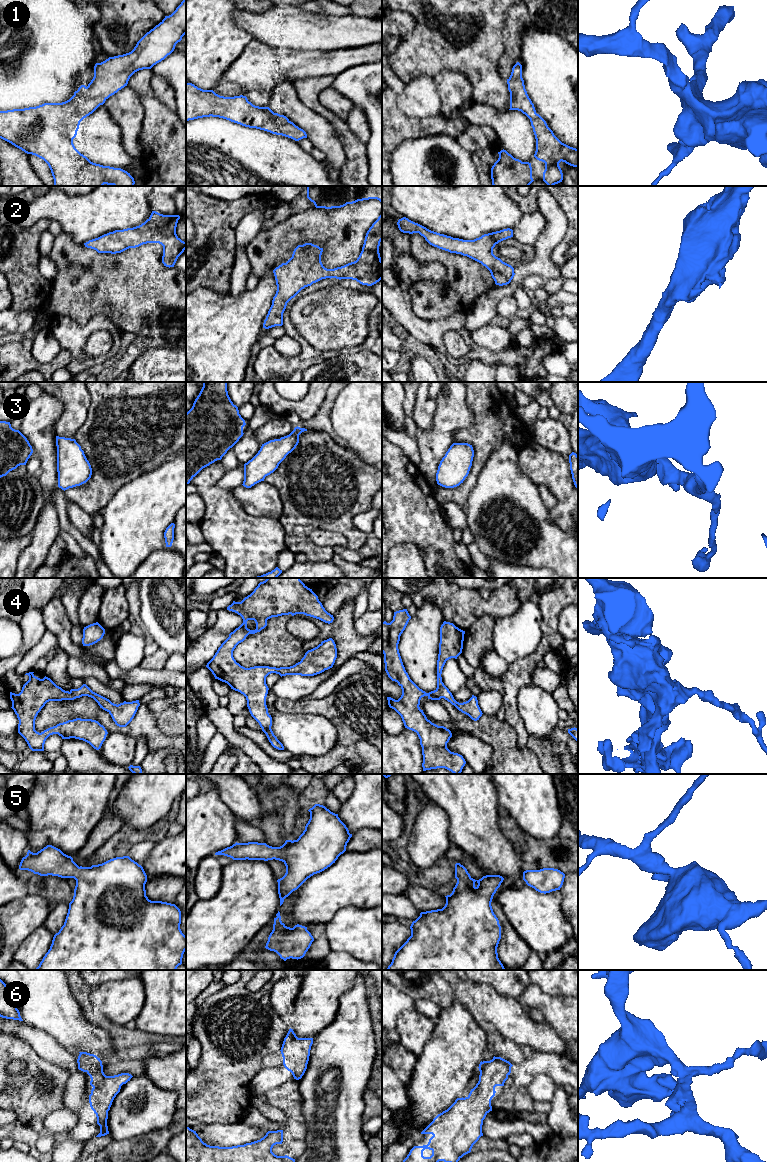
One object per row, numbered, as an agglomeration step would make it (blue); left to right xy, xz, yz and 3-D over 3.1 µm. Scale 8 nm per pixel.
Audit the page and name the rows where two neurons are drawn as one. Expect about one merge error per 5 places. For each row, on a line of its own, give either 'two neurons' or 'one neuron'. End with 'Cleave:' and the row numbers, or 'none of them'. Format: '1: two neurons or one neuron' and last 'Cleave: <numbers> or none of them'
1: one neuron
2: one neuron
3: one neuron
4: one neuron
5: one neuron
6: one neuron
Cleave: none of them

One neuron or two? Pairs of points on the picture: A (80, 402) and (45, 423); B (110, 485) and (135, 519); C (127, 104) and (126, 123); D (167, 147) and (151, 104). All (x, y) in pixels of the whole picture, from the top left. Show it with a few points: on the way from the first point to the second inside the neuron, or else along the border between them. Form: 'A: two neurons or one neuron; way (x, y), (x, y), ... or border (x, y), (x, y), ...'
A: two neurons; border (48, 393), (63, 403), (54, 425), (55, 435)
B: two neurons; border (135, 478), (124, 484), (101, 510)
C: one neuron; way (127, 109), (127, 118)
D: one neuron; way (163, 136), (157, 115)

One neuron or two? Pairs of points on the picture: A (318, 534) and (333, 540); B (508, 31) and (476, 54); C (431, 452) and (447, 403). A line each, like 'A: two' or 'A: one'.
A: one
B: two
C: one

